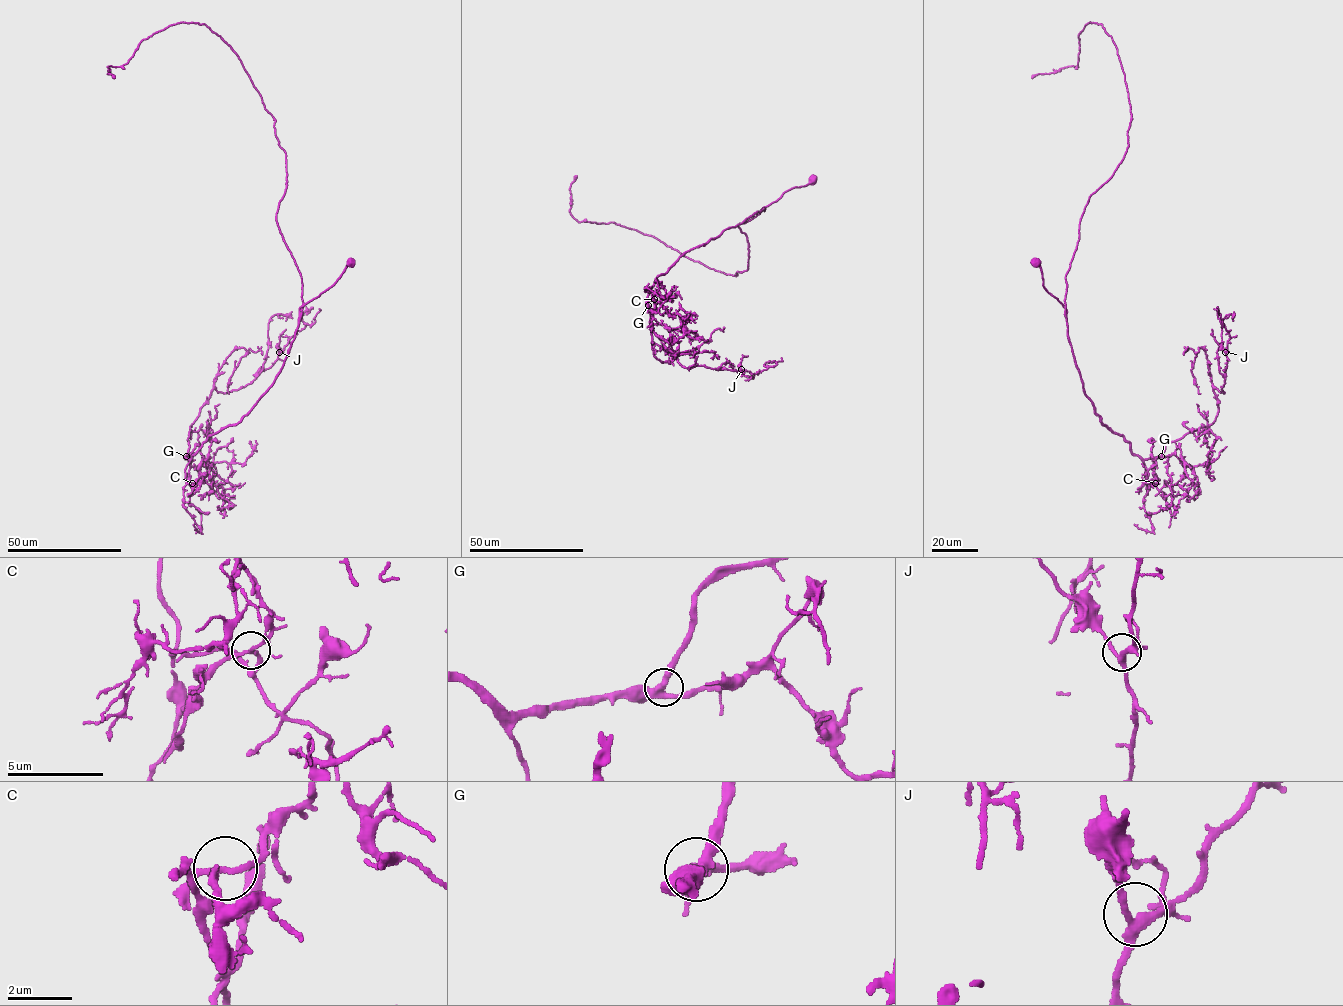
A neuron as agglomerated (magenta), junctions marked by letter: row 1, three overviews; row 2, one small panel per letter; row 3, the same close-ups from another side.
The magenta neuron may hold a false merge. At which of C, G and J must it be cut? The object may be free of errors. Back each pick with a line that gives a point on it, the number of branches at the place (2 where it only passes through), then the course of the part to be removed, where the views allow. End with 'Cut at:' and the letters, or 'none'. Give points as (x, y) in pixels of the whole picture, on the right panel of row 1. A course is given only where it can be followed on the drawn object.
C: at (1155, 483); 3 branches meet; foreign part runs (1156, 483), (1156, 459), (1152, 457), (1151, 447), (1153, 440), (1150, 441), (1155, 441)
Cut at: C

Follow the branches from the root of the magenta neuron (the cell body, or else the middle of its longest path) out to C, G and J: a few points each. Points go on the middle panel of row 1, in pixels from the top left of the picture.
C: (813, 180), (787, 190), (742, 223), (685, 251), (647, 289), (651, 290), (652, 300), (655, 300)
G: (813, 180), (787, 190), (742, 223), (685, 251), (657, 277), (648, 293), (648, 305)
J: (813, 180), (685, 251), (648, 293), (652, 349), (661, 362), (675, 357), (686, 368), (741, 369)

